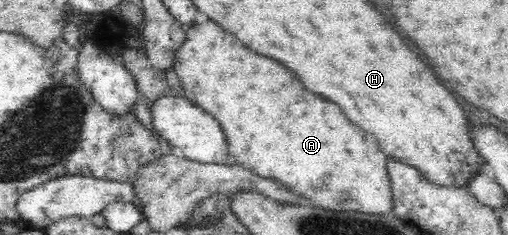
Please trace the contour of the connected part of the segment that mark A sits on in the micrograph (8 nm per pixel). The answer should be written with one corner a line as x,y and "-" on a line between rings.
212,20
195,23
185,29
185,32
185,42
179,47
173,63
174,71
181,81
186,100
200,107
221,125
228,155
234,157
238,167
257,171
259,178
273,180
276,185
297,197
297,203
293,203
297,207
373,215
393,212
393,190
388,173
389,158
375,143
365,143
365,137
369,137
367,132
359,129
351,121
345,121
345,115
335,105
315,101
313,95
305,91
303,83
289,69
273,59
257,55
218,23

